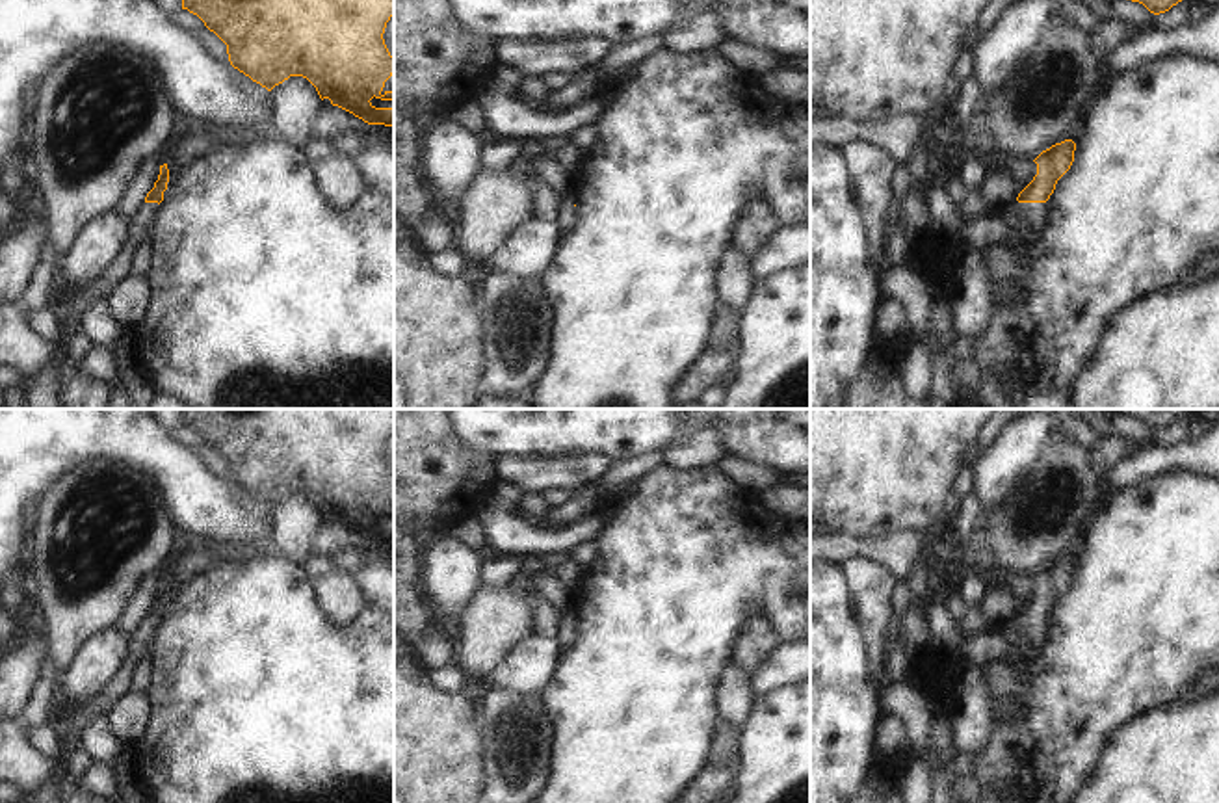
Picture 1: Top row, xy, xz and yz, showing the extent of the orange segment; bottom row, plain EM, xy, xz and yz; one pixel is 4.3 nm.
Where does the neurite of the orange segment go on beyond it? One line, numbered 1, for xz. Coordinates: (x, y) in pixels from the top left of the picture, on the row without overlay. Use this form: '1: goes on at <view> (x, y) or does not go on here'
1: does not go on here

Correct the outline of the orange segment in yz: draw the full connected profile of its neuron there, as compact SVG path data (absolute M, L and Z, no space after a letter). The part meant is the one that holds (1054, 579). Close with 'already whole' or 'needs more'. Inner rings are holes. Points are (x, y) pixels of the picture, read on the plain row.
M1065 556L1042 567L1033 578L1037 591L1009 621L1009 630L1018 634L1026 643L1037 647L1044 641L1046 617L1055 606L1057 597L1070 586L1074 578L1076 559Z | needs more

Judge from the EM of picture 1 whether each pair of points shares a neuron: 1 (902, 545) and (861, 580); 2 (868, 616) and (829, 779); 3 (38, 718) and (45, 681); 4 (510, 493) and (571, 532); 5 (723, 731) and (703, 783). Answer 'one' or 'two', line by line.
1: two
2: two
3: one
4: two
5: one

